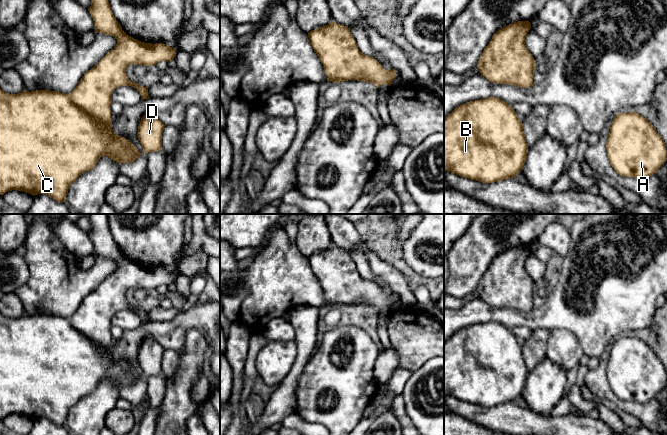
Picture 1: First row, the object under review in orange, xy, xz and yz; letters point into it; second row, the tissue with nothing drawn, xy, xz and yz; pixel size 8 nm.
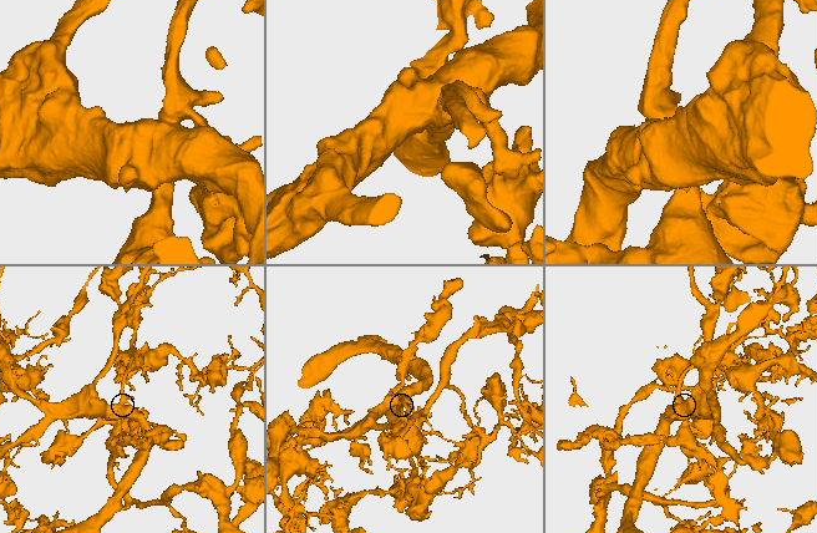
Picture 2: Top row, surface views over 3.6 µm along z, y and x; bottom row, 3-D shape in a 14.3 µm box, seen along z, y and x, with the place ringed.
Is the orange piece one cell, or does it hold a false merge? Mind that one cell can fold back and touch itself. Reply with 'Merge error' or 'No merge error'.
No merge error

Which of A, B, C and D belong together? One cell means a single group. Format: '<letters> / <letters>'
A B C D

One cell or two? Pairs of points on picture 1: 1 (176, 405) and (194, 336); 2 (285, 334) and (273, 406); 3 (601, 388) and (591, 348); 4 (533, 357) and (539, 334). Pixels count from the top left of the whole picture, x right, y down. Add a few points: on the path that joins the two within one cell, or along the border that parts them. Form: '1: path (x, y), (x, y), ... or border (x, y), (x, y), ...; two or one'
1: path (178, 388), (190, 367), (192, 353); one
2: border (289, 321), (294, 330), (294, 339); two
3: border (608, 342), (604, 351), (599, 356); two
4: path (534, 351), (538, 340); one

